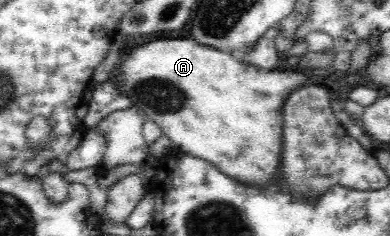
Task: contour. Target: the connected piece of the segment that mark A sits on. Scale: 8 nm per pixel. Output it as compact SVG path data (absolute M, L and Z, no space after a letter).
M158 38L157 40L150 40L146 44L138 44L138 46L130 46L124 48L120 54L120 61L114 66L110 74L112 77L113 88L122 96L127 96L131 100L131 104L139 108L141 112L146 115L147 120L150 120L158 126L162 134L166 135L175 149L184 155L194 156L196 158L211 162L224 175L231 176L243 183L258 185L260 187L272 187L275 183L276 167L279 163L280 151L282 151L282 105L295 90L298 90L304 85L318 84L314 81L310 72L298 72L293 68L286 71L279 72L272 70L267 72L258 69L254 65L244 63L239 57L232 56L227 52L216 52L216 49L200 46L194 40L184 40L184 38Z

